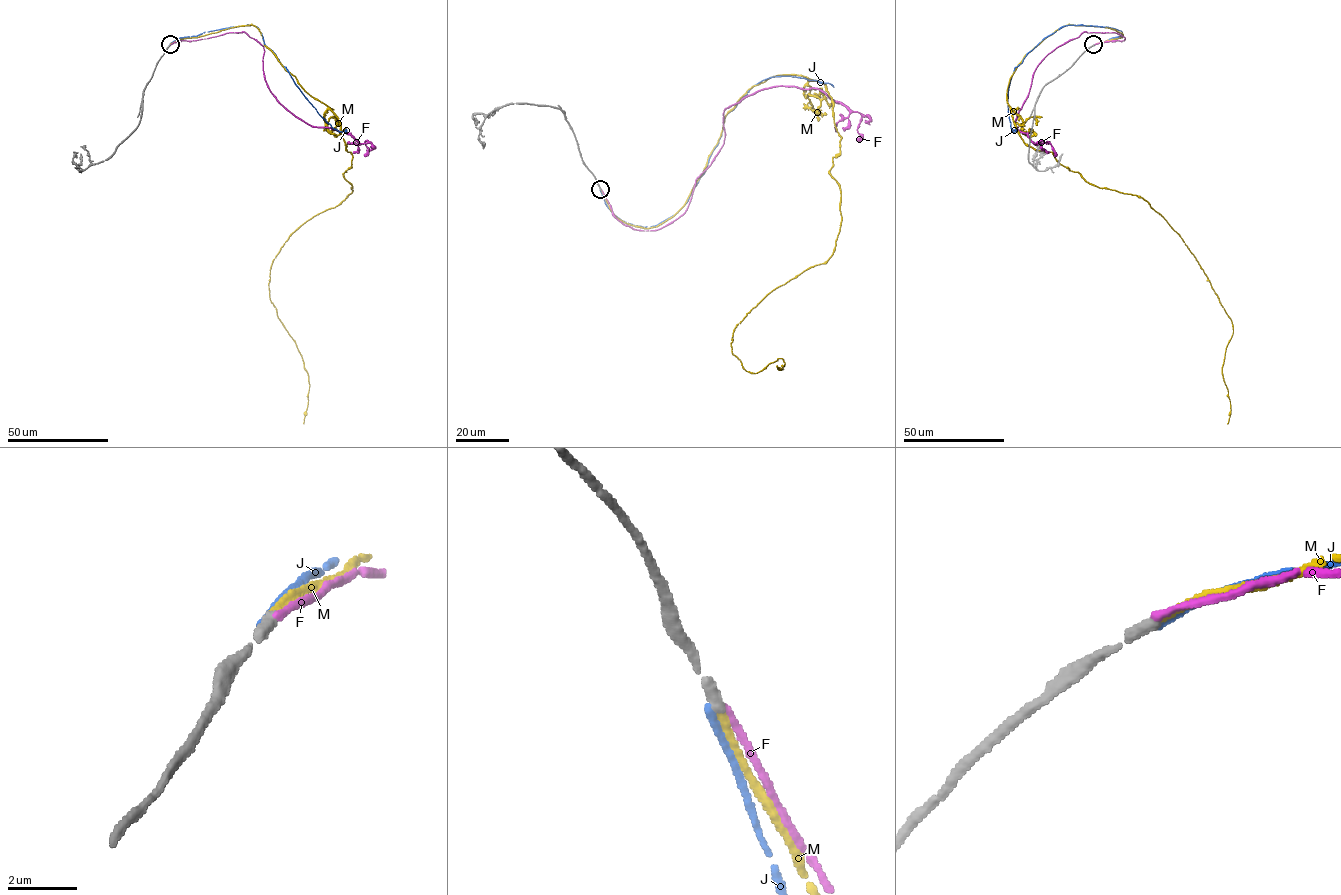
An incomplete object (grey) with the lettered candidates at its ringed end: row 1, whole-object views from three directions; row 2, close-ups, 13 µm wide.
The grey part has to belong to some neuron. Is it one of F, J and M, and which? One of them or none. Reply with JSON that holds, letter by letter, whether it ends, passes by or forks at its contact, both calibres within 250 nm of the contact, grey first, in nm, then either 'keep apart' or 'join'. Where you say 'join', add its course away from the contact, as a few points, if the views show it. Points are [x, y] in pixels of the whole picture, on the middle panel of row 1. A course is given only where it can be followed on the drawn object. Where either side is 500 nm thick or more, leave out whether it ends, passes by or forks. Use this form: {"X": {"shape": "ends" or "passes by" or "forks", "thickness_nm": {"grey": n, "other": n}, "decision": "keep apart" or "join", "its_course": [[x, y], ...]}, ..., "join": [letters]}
{"F": {"shape": "ends", "thickness_nm": {"grey": 380, "other": 200}, "decision": "keep apart"}, "J": {"shape": "ends", "thickness_nm": {"grey": 400, "other": 200}, "decision": "keep apart"}, "M": {"shape": "ends", "thickness_nm": {"grey": 380, "other": 260}, "decision": "join", "its_course": [[600, 190], [656, 227], [755, 85], [824, 84], [835, 250], [731, 343], [750, 373], [777, 365]]}, "join": ["M"]}

